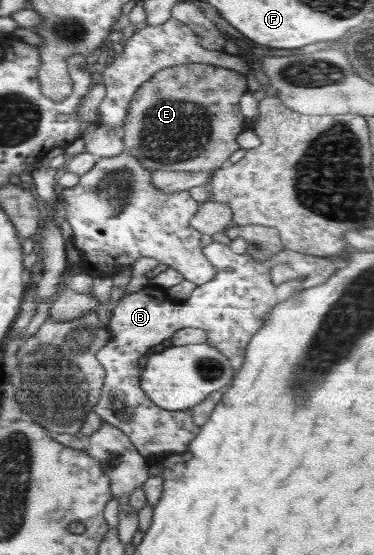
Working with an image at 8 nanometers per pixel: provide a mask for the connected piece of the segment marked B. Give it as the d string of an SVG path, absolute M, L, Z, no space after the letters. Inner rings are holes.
M212 242L202 248L203 254L216 268L216 275L207 283L197 286L188 299L159 301L143 290L120 298L109 317L104 318L109 329L110 340L97 353L97 360L105 369L103 386L98 403L93 407L102 423L108 423L122 430L146 461L161 461L166 455L181 454L198 435L200 428L192 421L192 410L168 411L152 403L141 388L141 377L137 375L138 359L146 355L151 347L160 345L180 329L198 328L207 333L208 345L214 346L227 358L243 357L247 343L256 331L266 323L268 313L284 299L324 284L336 271L341 259L306 255L284 248L272 258L258 262L248 254L238 255L226 244ZM308 259L314 269L306 279L292 279L282 285L271 281L270 268L284 261Z

